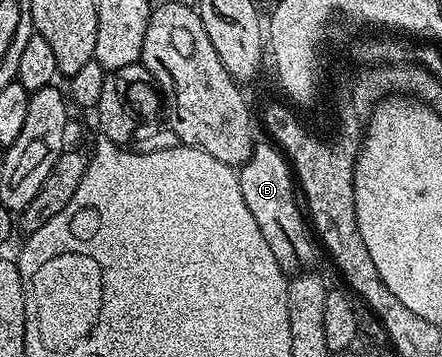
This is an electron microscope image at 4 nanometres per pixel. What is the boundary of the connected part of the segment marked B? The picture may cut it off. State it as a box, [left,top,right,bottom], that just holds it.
[237,143,317,274]

